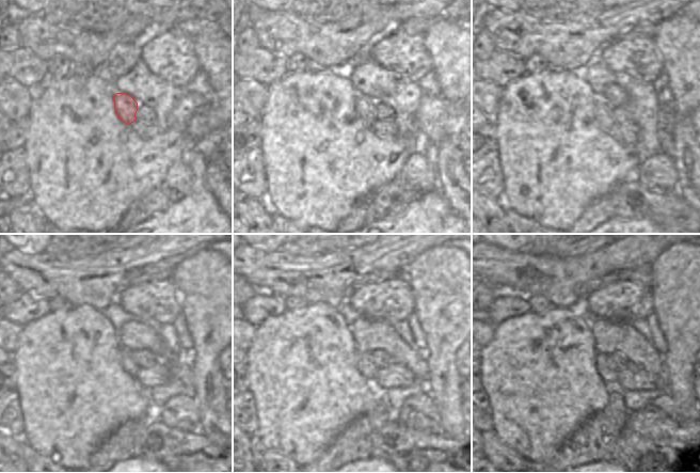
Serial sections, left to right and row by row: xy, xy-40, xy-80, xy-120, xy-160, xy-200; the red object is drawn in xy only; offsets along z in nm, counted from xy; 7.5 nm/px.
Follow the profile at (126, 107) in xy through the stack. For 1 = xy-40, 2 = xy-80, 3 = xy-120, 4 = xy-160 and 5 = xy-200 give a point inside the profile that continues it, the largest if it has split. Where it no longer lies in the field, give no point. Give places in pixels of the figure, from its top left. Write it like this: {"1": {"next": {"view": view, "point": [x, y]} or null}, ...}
{"1": {"next": {"view": "xy-40", "point": [366, 108]}}, "2": {"next": {"view": "xy-80", "point": [604, 112]}}, "3": {"next": {"view": "xy-120", "point": [129, 366]}}, "4": {"next": {"view": "xy-160", "point": [367, 369]}}, "5": {"next": {"view": "xy-200", "point": [605, 369]}}}

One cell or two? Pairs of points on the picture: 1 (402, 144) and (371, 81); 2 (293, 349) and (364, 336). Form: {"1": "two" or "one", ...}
{"1": "two", "2": "two"}

